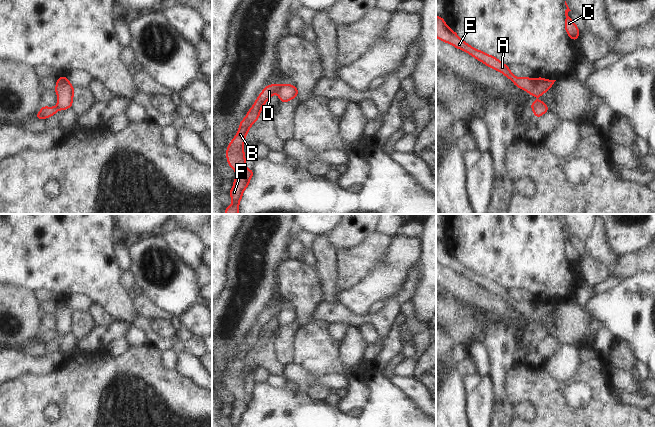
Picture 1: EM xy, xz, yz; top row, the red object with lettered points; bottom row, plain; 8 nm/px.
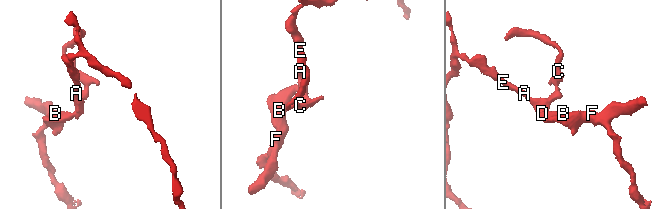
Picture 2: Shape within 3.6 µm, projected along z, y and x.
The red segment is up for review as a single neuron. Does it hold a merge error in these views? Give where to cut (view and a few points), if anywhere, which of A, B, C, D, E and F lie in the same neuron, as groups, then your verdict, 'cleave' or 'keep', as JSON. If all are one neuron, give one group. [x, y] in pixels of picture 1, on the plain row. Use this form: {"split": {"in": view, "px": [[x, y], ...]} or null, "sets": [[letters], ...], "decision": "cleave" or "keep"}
{"split": {"in": "xz", "px": [[281, 309], [277, 315]]}, "sets": [["A", "C", "E"], ["B", "D", "F"]], "decision": "cleave"}

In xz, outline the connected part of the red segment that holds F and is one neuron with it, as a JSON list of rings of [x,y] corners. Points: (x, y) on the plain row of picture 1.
[[[269,308],[264,312],[254,325],[254,329],[247,336],[246,341],[240,346],[237,358],[227,371],[227,387],[236,396],[233,411],[229,415],[232,427],[239,427],[241,425],[243,416],[248,411],[250,403],[254,398],[254,394],[249,394],[246,391],[245,376],[243,374],[245,361],[250,351],[259,343],[264,328],[279,315],[280,311],[281,309],[278,308]]]

